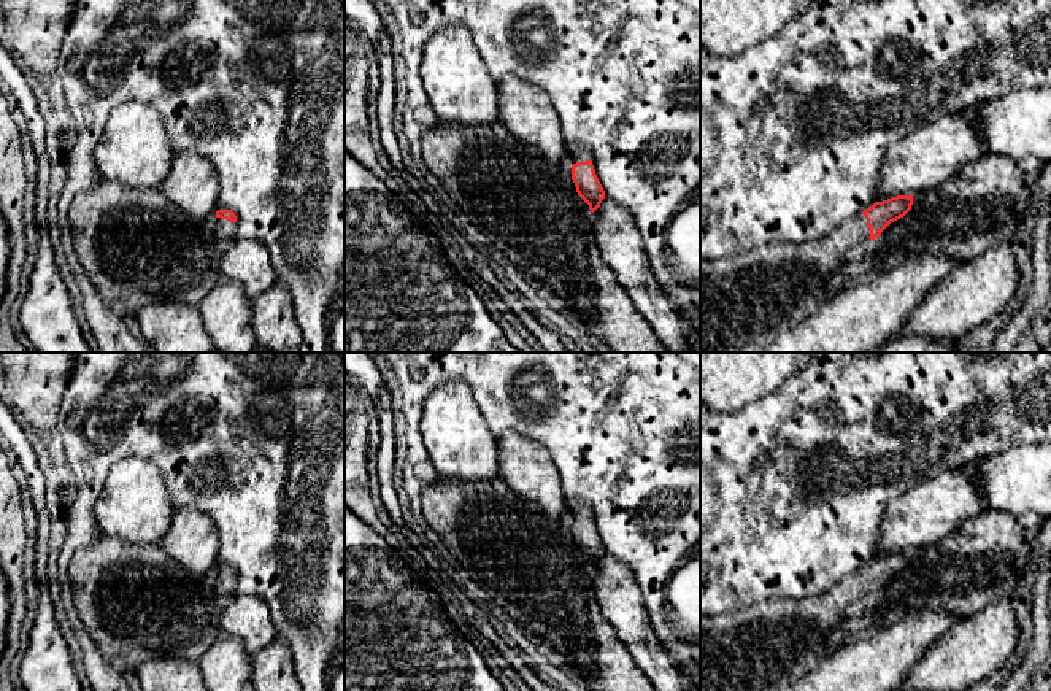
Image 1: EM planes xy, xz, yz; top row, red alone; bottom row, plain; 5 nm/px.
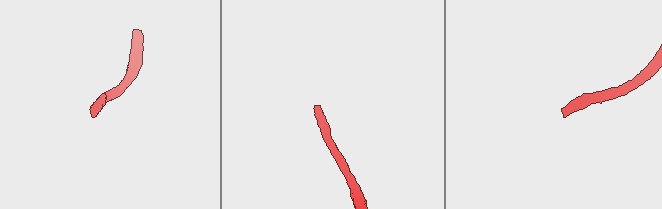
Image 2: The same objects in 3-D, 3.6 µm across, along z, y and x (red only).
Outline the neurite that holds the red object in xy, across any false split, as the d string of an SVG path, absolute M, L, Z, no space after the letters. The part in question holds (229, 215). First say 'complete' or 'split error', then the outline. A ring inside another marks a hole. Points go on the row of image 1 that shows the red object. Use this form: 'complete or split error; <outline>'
split error; M232 210L216 211L216 230L218 237L227 245L237 235L237 216Z

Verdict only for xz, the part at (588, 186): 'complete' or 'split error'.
split error

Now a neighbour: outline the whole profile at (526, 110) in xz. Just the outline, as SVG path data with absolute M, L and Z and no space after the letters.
M506 76L497 84L497 110L499 121L518 141L535 148L548 164L564 165L568 146L560 118L541 87L518 76Z

